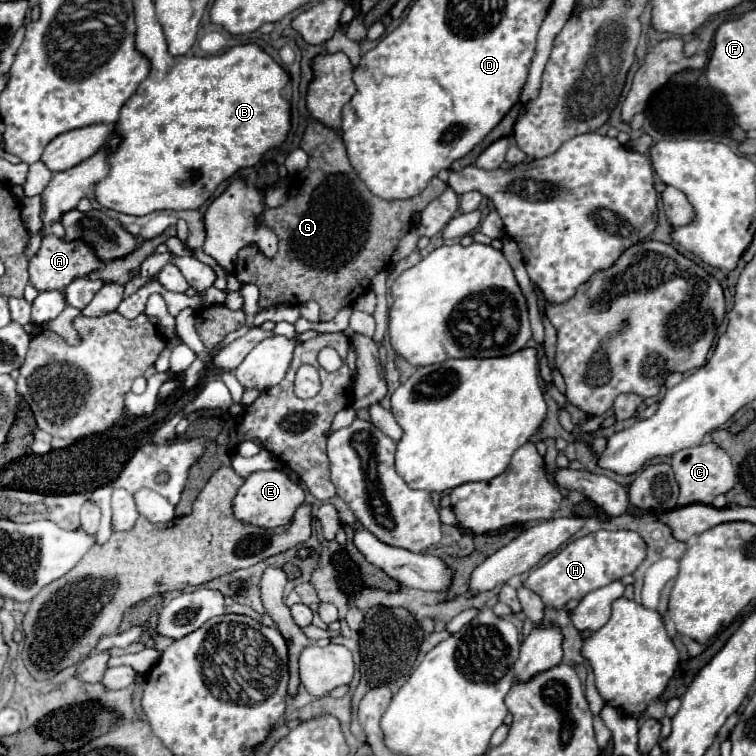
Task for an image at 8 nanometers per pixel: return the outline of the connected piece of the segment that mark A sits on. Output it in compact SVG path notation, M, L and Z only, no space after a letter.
M46 234L36 256L30 260L30 284L36 290L60 290L72 280L82 278L102 266L102 260L96 256L96 250L84 240L62 240L56 234Z

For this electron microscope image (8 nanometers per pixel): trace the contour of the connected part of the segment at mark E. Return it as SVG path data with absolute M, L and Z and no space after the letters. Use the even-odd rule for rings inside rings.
M258 470L244 478L244 484L238 488L234 500L232 500L232 512L234 518L246 524L254 524L260 528L278 528L292 522L296 508L304 502L306 492L288 478L282 470Z

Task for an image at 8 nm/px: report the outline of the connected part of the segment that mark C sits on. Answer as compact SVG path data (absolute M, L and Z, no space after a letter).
M714 442L678 450L676 454L672 454L670 464L674 468L674 476L676 476L678 486L680 486L680 496L678 496L680 506L694 504L694 502L712 504L712 500L718 494L726 494L734 486L734 480L736 480L736 472L732 468L730 456L720 446L716 446Z

